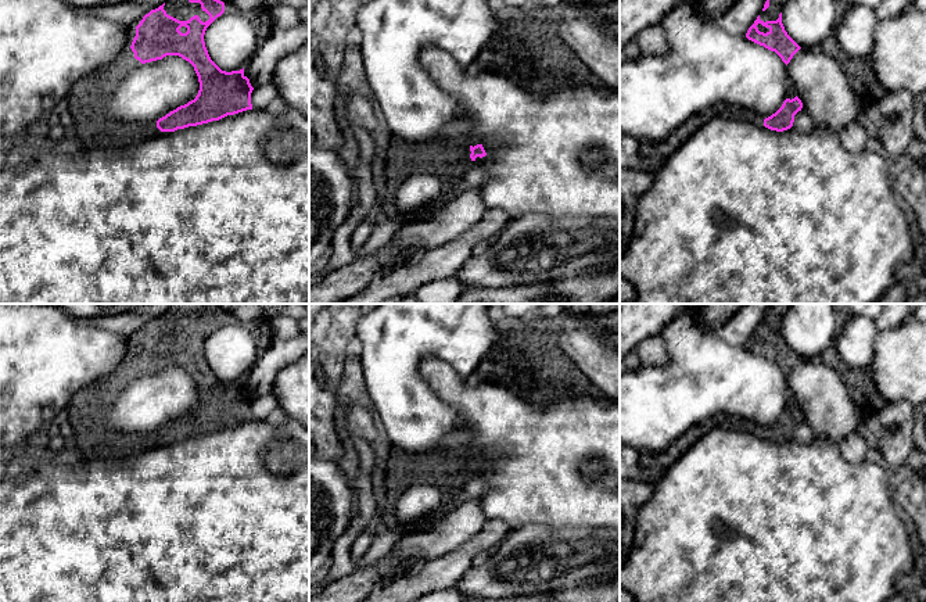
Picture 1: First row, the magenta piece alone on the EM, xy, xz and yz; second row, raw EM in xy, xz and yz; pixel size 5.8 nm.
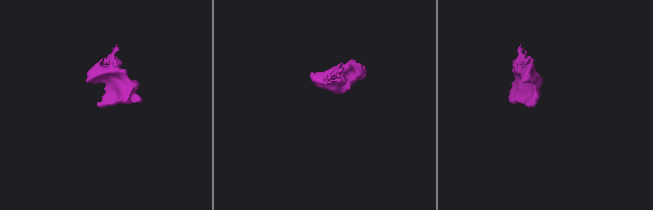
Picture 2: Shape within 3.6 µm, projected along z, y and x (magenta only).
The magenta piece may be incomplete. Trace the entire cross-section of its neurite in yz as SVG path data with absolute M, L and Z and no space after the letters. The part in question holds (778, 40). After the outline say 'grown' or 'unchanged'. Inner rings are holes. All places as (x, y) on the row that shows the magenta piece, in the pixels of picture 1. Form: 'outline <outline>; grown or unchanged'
outline M767 0L762 12L749 28L746 37L765 49L775 51L787 65L801 49L785 31L782 8L786 0Z; grown

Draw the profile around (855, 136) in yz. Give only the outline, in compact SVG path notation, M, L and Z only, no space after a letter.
M858 121L847 123L837 136L850 151L861 151L873 143L871 128Z

